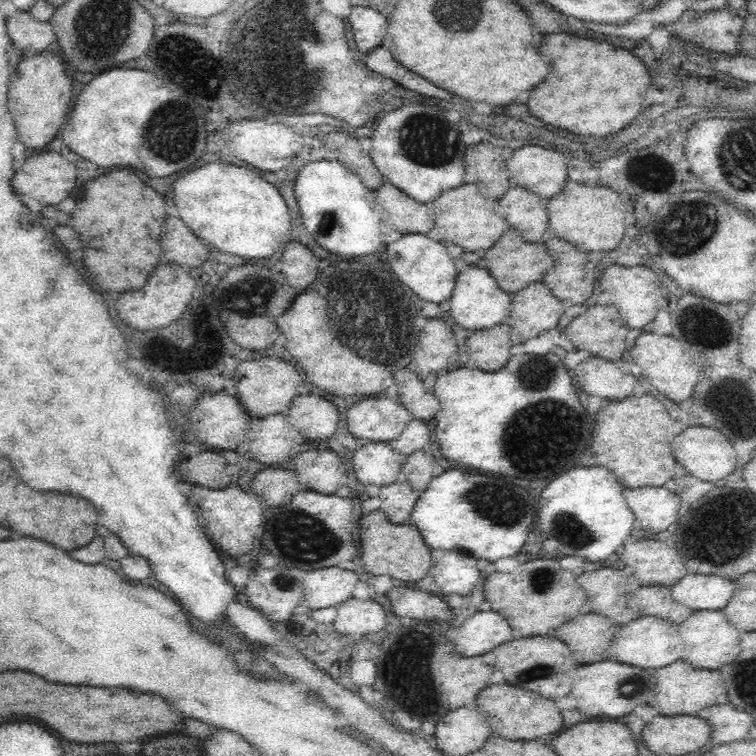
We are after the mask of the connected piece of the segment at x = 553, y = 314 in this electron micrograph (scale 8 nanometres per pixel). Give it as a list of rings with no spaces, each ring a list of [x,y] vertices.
[[[541,281],[514,292],[506,323],[511,327],[512,345],[523,344],[542,332],[557,328],[565,311],[562,301]]]

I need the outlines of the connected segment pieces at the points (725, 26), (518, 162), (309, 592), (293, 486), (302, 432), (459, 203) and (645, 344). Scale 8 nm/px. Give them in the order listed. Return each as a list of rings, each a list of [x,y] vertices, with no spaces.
[[[722,7],[697,13],[688,9],[678,16],[674,24],[665,25],[669,36],[677,36],[687,43],[693,42],[695,48],[702,47],[734,56],[741,54],[739,36],[743,22],[738,10]]]
[[[539,144],[514,149],[506,164],[510,187],[527,188],[540,195],[543,200],[558,194],[568,178],[566,156]]]
[[[337,566],[322,567],[297,573],[303,583],[303,602],[311,610],[330,608],[352,598],[352,591],[360,580],[355,571]]]
[[[266,468],[260,470],[254,480],[250,482],[254,494],[258,494],[262,500],[266,500],[270,506],[280,506],[288,504],[303,485],[298,486],[299,480],[297,474],[292,474],[288,470],[280,468]]]
[[[296,396],[292,406],[288,408],[290,422],[298,428],[298,436],[310,440],[330,438],[337,427],[342,424],[338,418],[338,410],[332,402],[322,396]]]
[[[465,182],[458,188],[450,188],[438,194],[438,198],[431,202],[435,226],[443,231],[445,243],[457,244],[465,251],[482,253],[494,246],[504,231],[510,228],[509,224],[495,212],[493,202],[485,198],[481,191],[481,185]]]
[[[642,332],[636,339],[636,344],[632,347],[626,361],[640,366],[642,369],[641,376],[646,377],[646,383],[656,390],[660,390],[664,397],[672,400],[672,402],[690,399],[690,396],[694,394],[698,380],[700,380],[698,365],[684,344],[676,338],[672,338],[672,335],[660,334],[658,336],[654,332]]]

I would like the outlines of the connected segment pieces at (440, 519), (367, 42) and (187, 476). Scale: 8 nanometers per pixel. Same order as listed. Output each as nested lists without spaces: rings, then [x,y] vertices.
[[[446,470],[444,474],[433,478],[426,490],[421,492],[407,522],[418,527],[424,542],[431,549],[458,550],[474,558],[494,562],[498,558],[516,557],[522,550],[526,536],[532,530],[534,508],[536,500],[530,496],[530,492],[520,486],[514,486],[502,474],[482,476],[482,474],[464,474],[460,470]]]
[[[352,8],[349,22],[352,25],[358,53],[366,56],[375,46],[383,42],[389,25],[388,15],[372,8]]]
[[[200,452],[196,456],[181,458],[177,476],[206,488],[224,489],[230,484],[230,475],[226,473],[228,462],[214,452]]]

